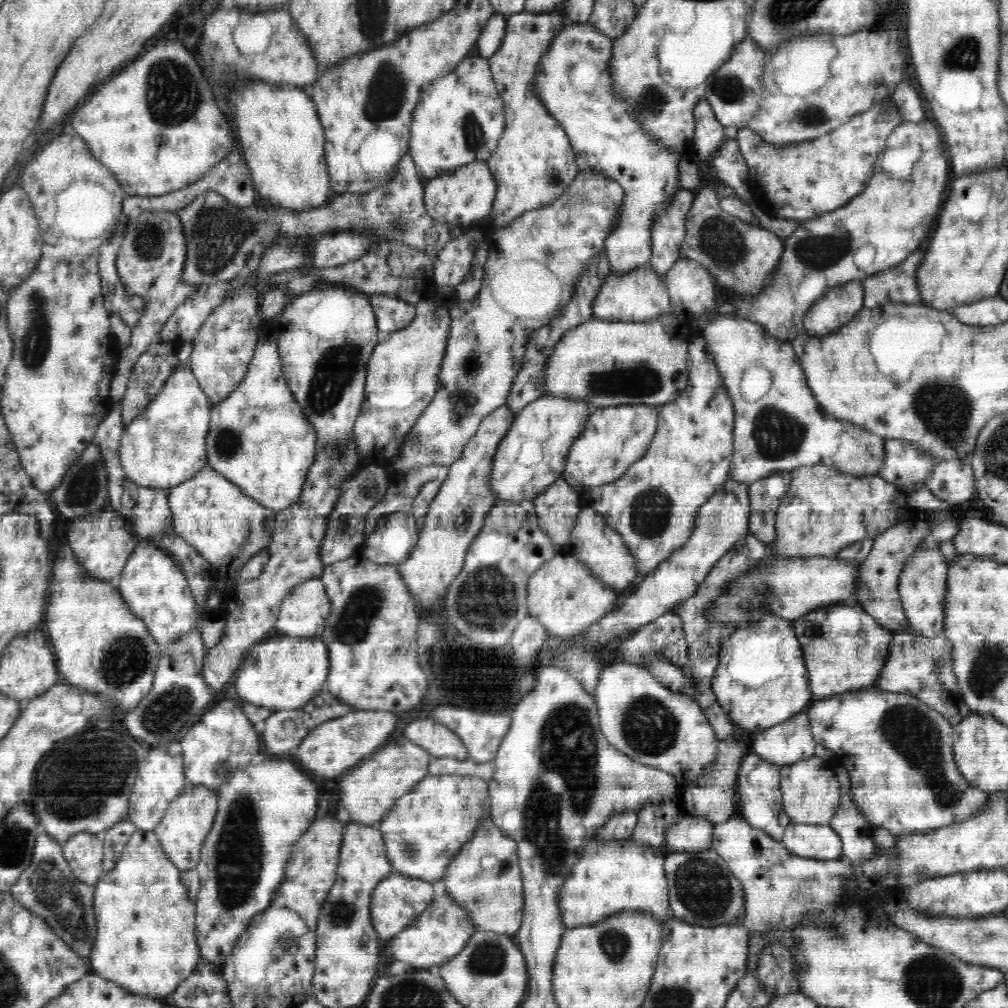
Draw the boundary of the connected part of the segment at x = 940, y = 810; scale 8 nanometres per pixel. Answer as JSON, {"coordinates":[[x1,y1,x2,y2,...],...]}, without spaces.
{"coordinates":[[878,688,848,691,840,695,832,695,826,699,814,700,806,710,806,714,809,720,812,738,818,744,830,748,835,756,840,758,839,765,842,768,846,768,849,772,851,791,854,795,856,806,859,808,861,814,865,816,867,821,876,828,885,829,896,837,926,833,946,826,947,824,966,820,968,817,975,815,985,807,988,792,970,785,970,783,964,779,964,775,960,773,960,769,958,769,958,765,956,765,956,761,954,761,954,726,952,726,952,723,944,718,938,711,930,708,928,704,924,704,924,702,911,694,882,691]]}

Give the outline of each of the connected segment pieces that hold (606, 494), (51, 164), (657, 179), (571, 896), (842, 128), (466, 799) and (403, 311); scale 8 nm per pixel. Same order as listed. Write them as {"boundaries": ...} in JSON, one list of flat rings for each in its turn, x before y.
{"boundaries":[[[700,334,689,337,689,384,675,400,662,405,657,432,644,456,640,457,618,480,582,493,588,506,599,512,608,528,624,537,630,555,636,559,638,580,650,574,672,552,679,549,692,534,698,509,708,502,730,478,735,430,734,403,727,392,716,367,714,356,708,351,708,343]],[[68,132,68,136,62,134,60,138,50,140,50,142,32,158,32,162,30,162,30,164,24,168,24,172,22,172,22,182,20,182,20,185,30,194,31,204,42,206,42,202,44,202,46,198,42,198,42,200,38,202,38,200,34,198,34,194,32,194,34,188,40,188,40,190,42,190,42,188,64,190,64,188,68,188,68,186,70,186,72,182,76,182,76,180,92,180,92,182,98,182,98,184,102,184,110,194,114,194,114,208,118,210,118,212,114,212,114,214,116,214,116,220,119,220,122,216,123,200,128,194,122,190,120,183,116,181,114,172,100,163,100,161,95,160,94,155,88,150,86,141,82,140,82,137,74,136,74,134,70,132]],[[568,24,552,40,550,48,540,58,536,66,534,87,536,87,536,97,546,105,548,113,564,127,572,145,574,163,578,170,592,169,596,173,602,173,617,180,624,190,616,225,612,226,612,232,604,240,604,253,610,268,620,273,630,272,649,264,650,254,652,254,652,229,650,228,654,224,654,218,664,212,664,208,672,202,672,196,681,189,678,168,683,158,676,152,666,149,650,133,646,133,642,125,636,121,634,113,628,111,622,97,614,95,612,77,608,73,614,40,614,37,600,33,592,24]],[[594,838,558,892,564,926,572,929,594,924,622,911,651,914,662,921,671,918,664,869,667,854,664,848,652,849,632,840,604,842]],[[889,97,854,115,827,135,804,143,777,146,761,140,748,126,739,129,736,141,748,163,749,188,754,202,771,216,798,222,843,207,864,190,888,136,902,121]],[[426,775,410,792,396,799,394,806,388,810,384,818,377,824,382,831,387,849,388,859,391,861,395,873,418,878,428,882,443,880,452,860,459,856,460,850,470,840,473,840,476,828,491,820,489,783,480,777,470,775]],[[384,293,371,294,369,299,376,313,379,341,386,340,391,332,408,326,414,318,415,304,410,304,408,301]]]}

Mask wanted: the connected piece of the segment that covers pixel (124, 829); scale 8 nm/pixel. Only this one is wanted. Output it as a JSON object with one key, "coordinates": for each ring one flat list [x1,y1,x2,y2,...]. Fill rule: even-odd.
{"coordinates":[[128,818,121,820,114,826,99,834,103,841,103,873,108,873,116,867,116,862,124,853,128,840,139,828]]}

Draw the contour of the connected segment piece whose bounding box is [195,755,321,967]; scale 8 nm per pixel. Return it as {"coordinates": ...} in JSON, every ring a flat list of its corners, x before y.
{"coordinates":[[286,755,266,757,257,765,252,762,237,770,216,789,216,816,203,842,197,866,201,885,195,902,195,923,200,957,219,967,231,954,232,948,239,942,240,935,247,930,252,919,271,907,274,894,284,881,293,845,321,813,316,812,320,792,308,772,298,766,291,758,286,758]]}

